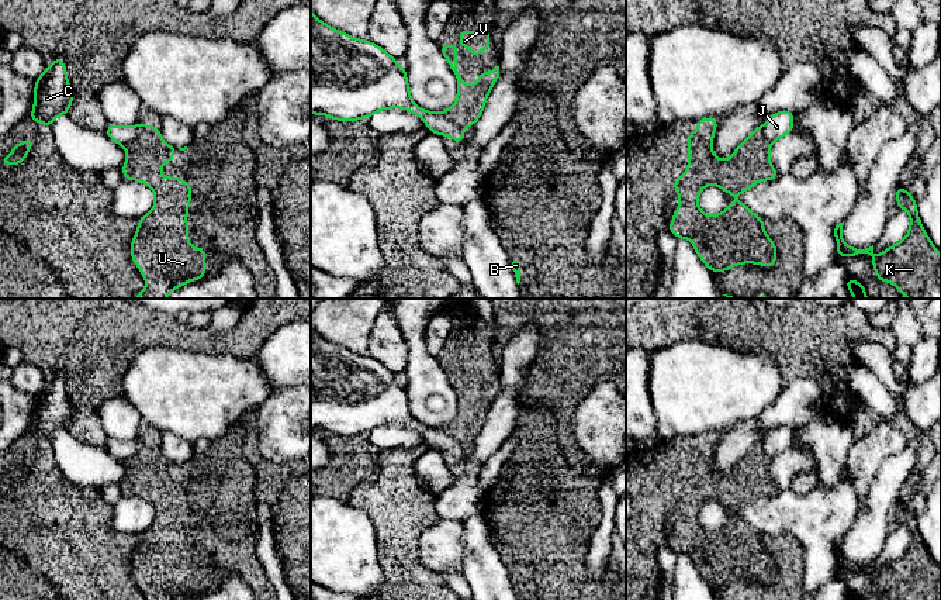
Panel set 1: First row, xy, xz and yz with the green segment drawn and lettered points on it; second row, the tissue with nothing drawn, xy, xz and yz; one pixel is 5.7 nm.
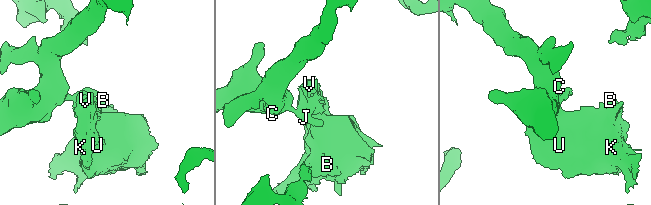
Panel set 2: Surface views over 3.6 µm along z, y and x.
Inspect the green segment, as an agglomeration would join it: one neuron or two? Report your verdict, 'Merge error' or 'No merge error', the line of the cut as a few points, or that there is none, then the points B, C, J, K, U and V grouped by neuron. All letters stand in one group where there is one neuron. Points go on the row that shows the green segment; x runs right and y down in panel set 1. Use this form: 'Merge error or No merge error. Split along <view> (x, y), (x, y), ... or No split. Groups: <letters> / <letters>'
Merge error. Split along xy (141, 124), (141, 131), (132, 140), (121, 144). Groups: B K U V / C J

